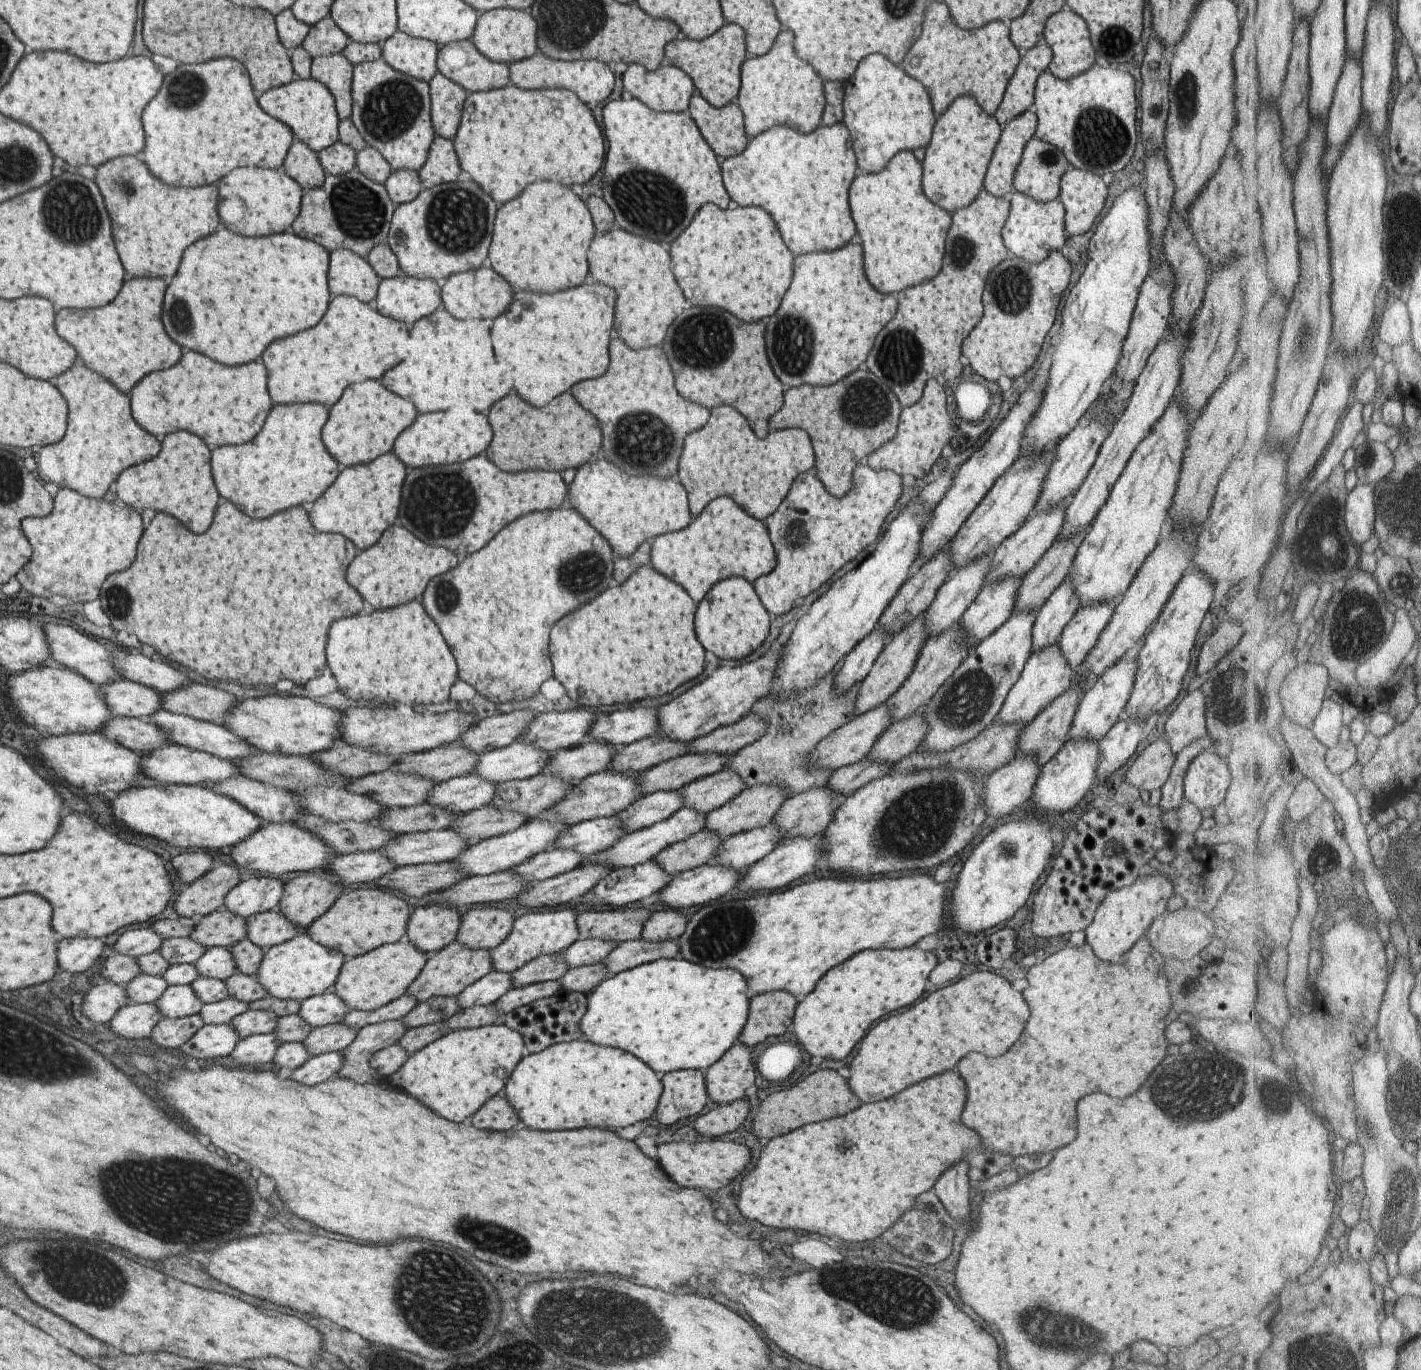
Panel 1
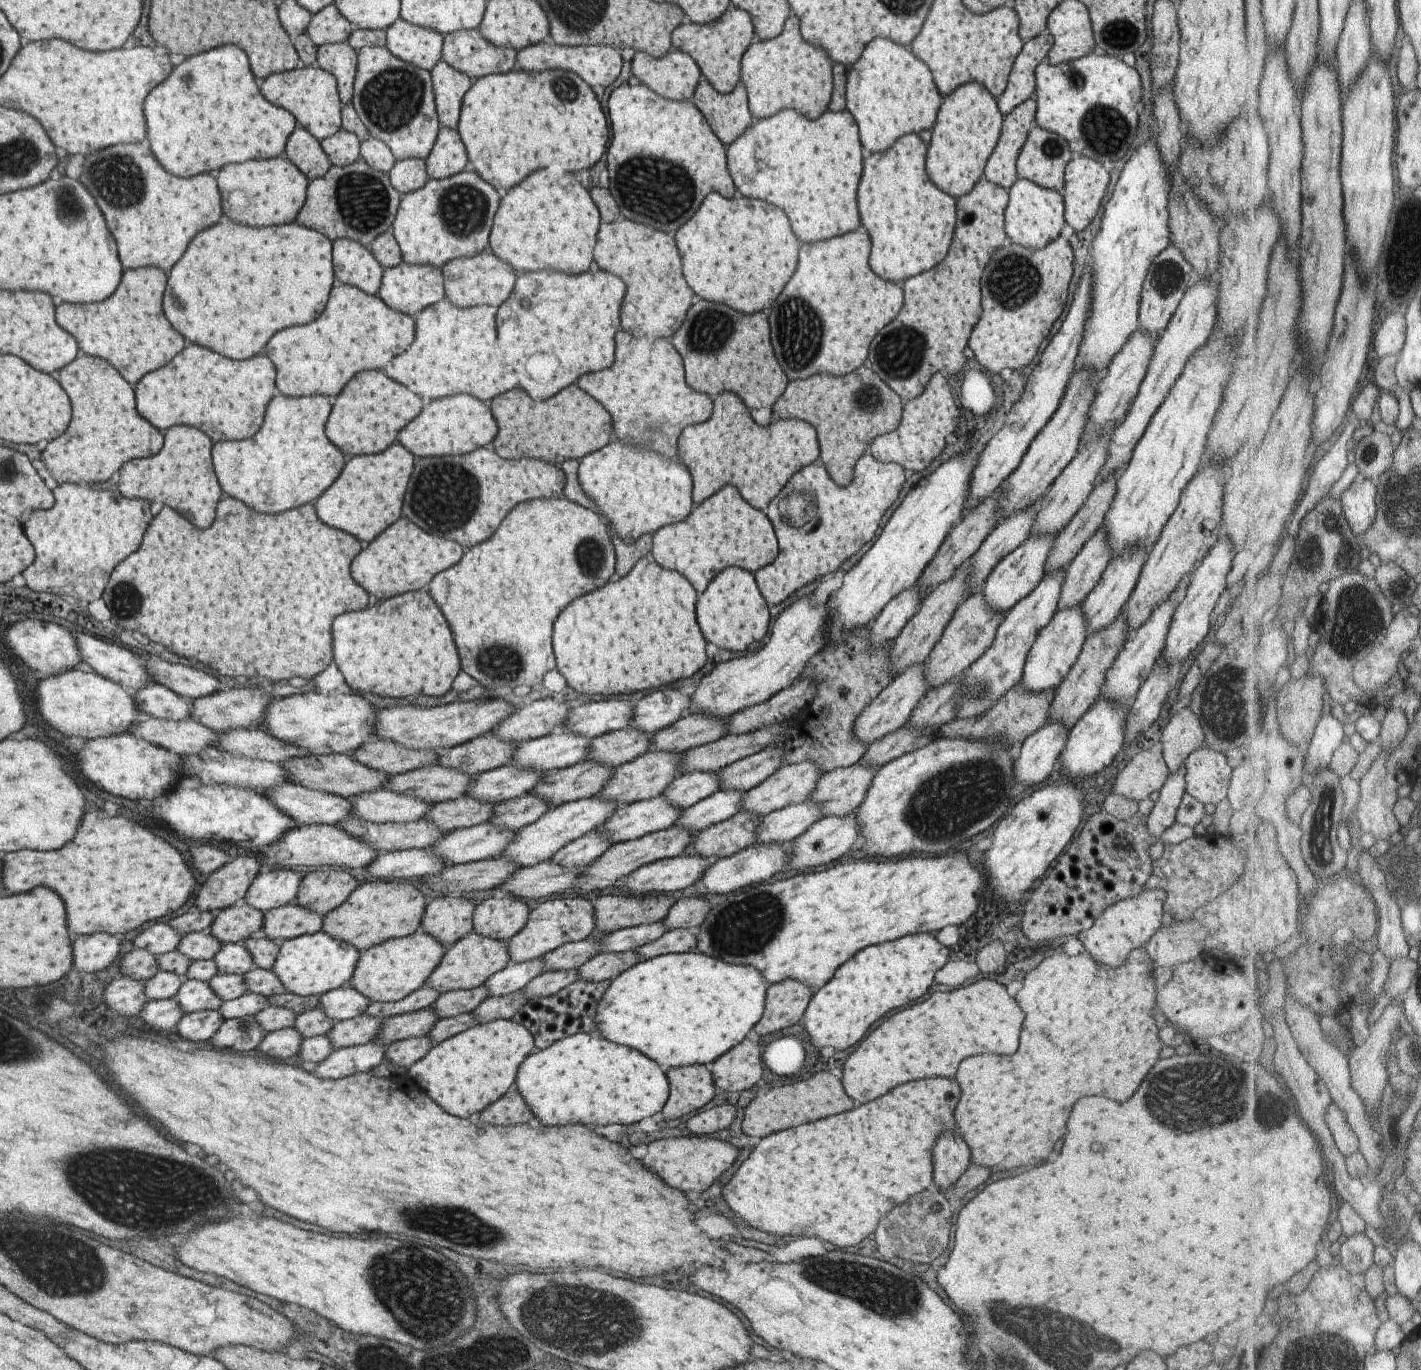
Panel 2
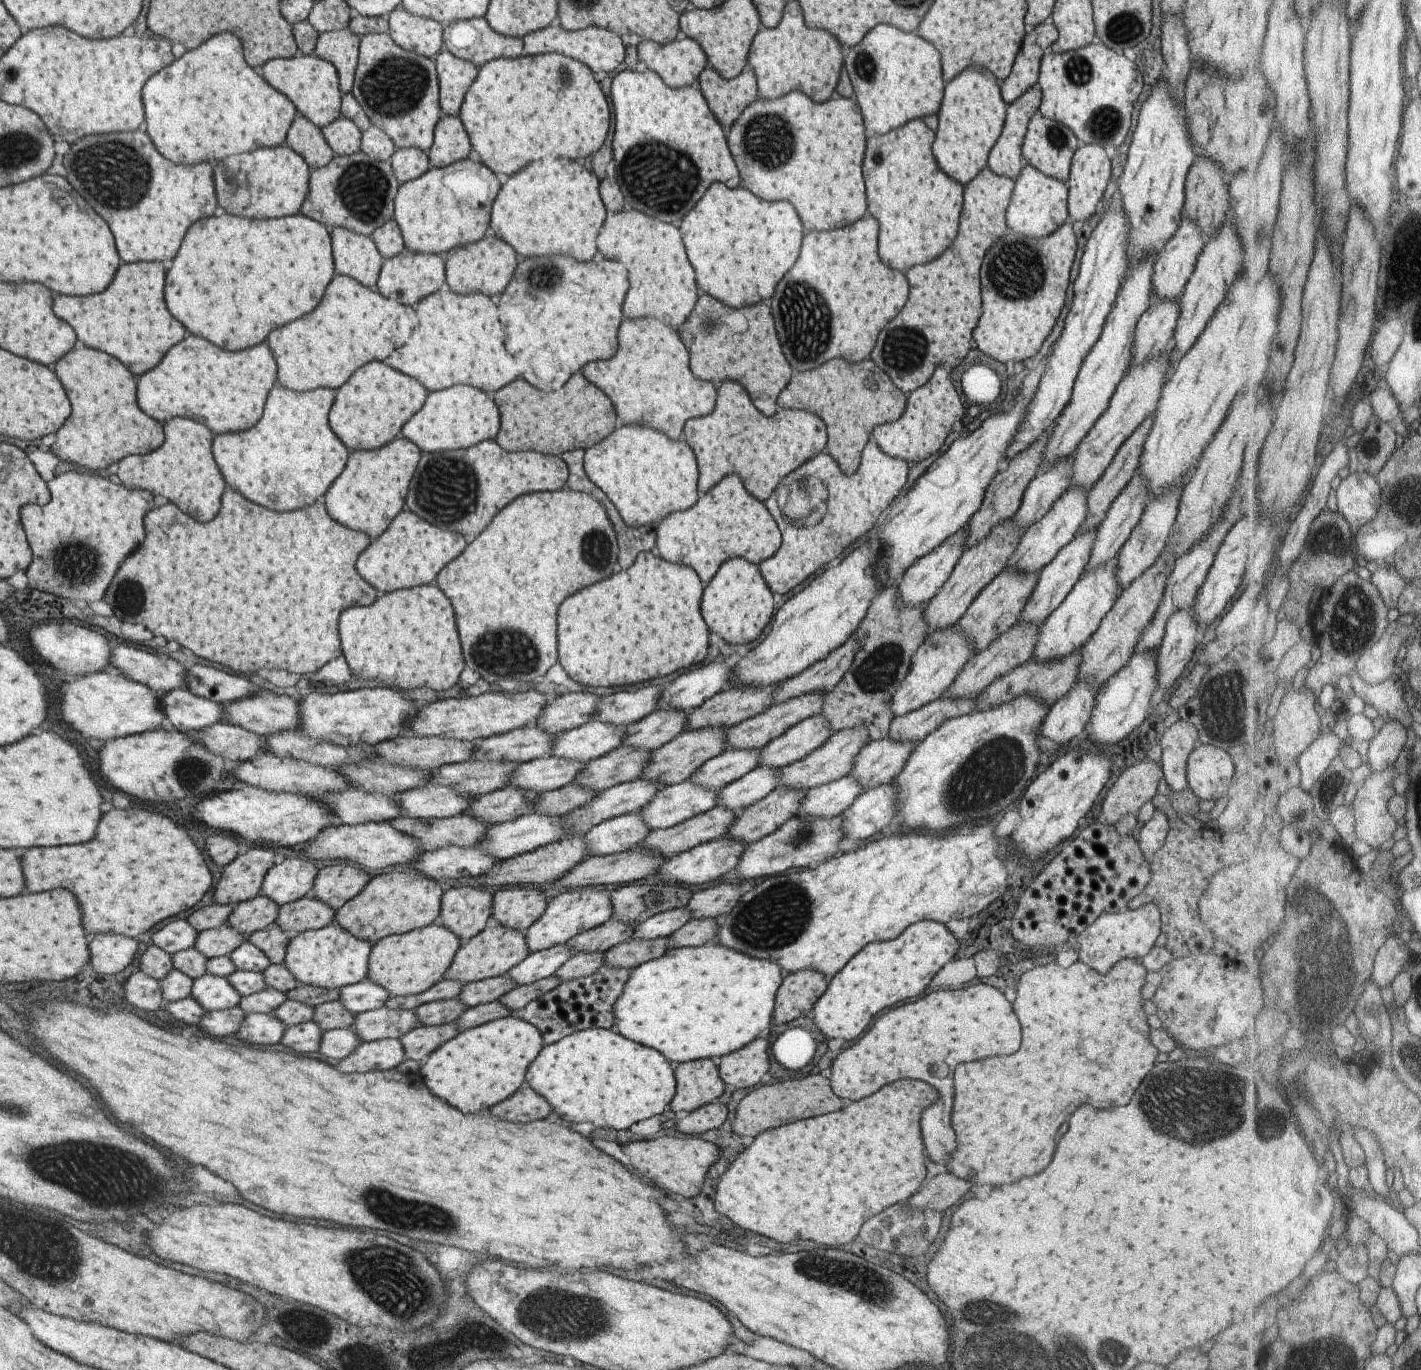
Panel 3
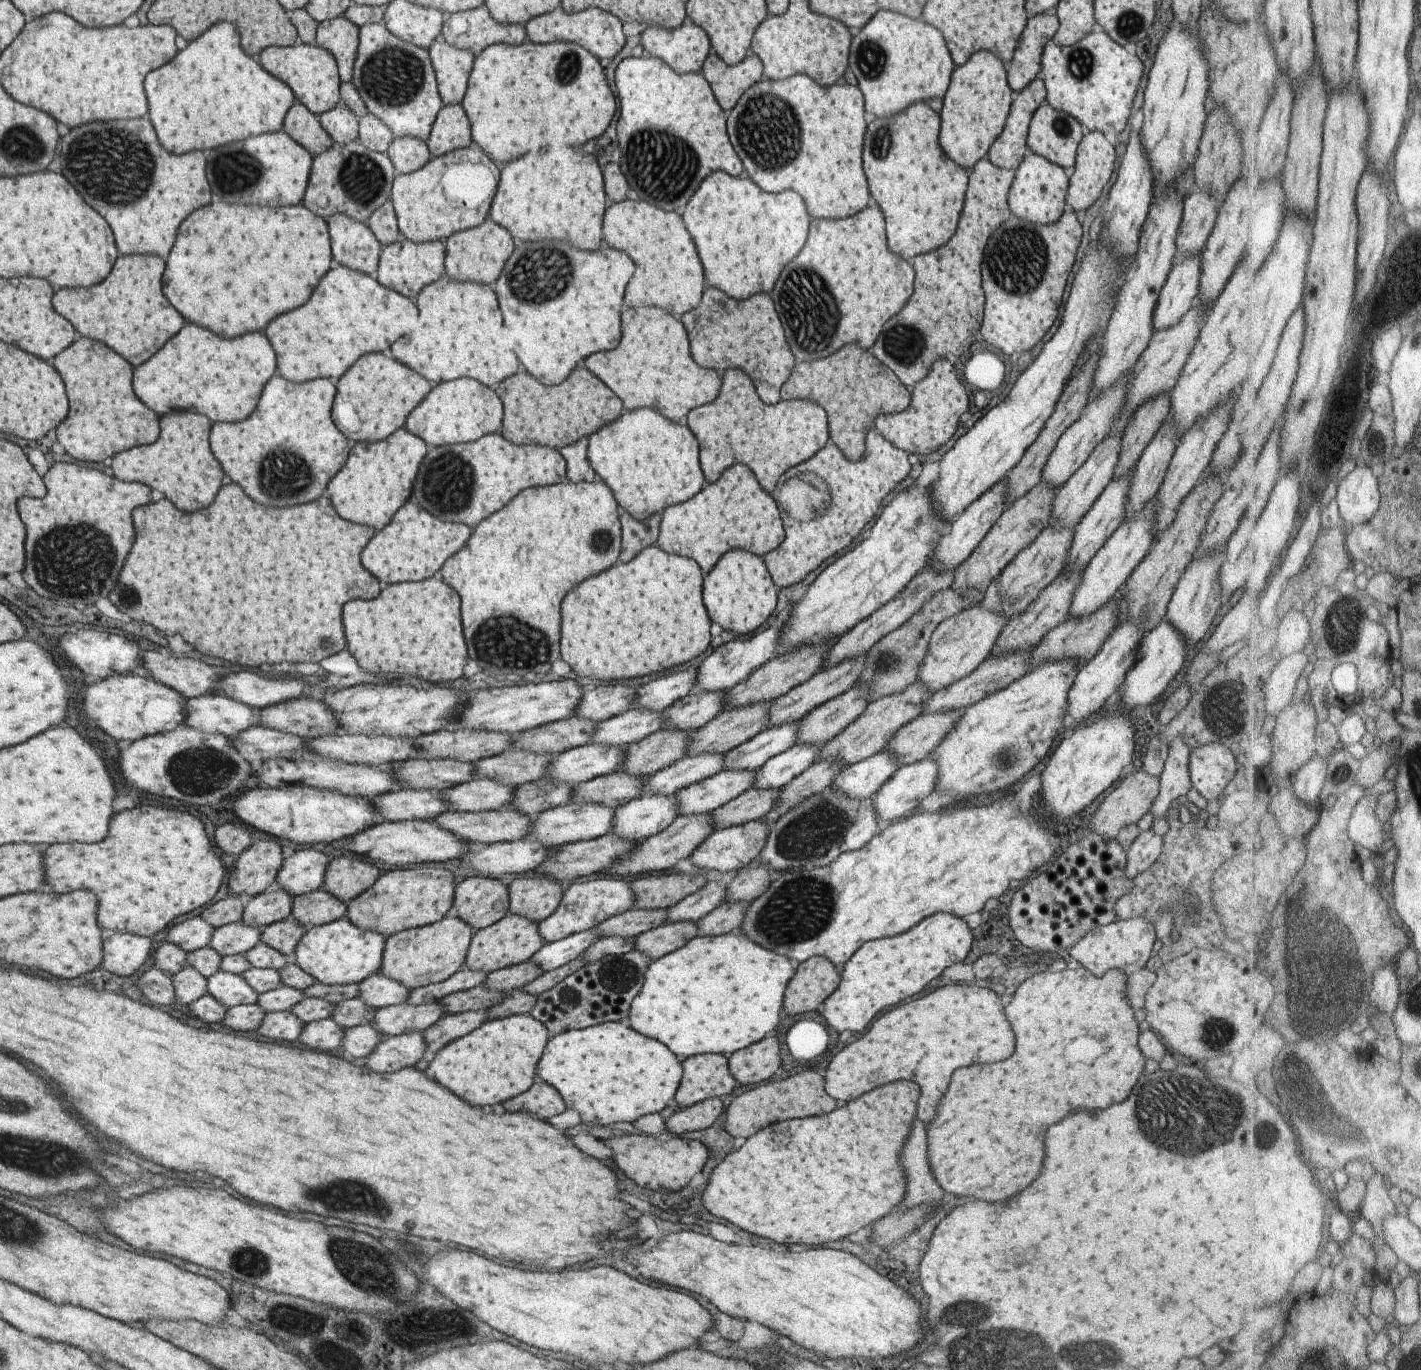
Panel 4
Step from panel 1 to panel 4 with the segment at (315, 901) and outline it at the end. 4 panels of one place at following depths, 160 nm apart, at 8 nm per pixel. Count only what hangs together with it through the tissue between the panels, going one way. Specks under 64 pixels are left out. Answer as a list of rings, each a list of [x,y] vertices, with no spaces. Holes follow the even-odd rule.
[[[343,852],[343,856],[334,856],[327,865],[326,874],[323,877],[322,886],[329,894],[333,894],[335,898],[343,902],[349,902],[357,897],[363,891],[370,888],[377,881],[377,870],[373,868],[373,864],[363,863],[359,860],[348,859]]]

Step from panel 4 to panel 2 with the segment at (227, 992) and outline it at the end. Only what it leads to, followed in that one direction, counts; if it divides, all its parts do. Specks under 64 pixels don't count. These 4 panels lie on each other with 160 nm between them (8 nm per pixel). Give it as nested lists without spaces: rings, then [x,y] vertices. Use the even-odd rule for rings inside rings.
[[[193,979],[183,981],[172,999],[178,1004],[179,1010],[183,1014],[204,1010],[215,1011],[223,1002],[211,992],[207,983]]]

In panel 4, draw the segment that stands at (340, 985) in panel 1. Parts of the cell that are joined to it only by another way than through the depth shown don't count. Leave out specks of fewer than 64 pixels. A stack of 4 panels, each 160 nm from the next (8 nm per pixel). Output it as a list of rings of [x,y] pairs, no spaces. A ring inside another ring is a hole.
[[[457,916],[443,917],[428,925],[393,933],[386,937],[379,973],[383,974],[385,978],[401,982],[409,990],[441,982],[463,968],[465,954],[467,954],[473,933],[474,930],[471,926],[465,924],[463,920],[459,920]]]

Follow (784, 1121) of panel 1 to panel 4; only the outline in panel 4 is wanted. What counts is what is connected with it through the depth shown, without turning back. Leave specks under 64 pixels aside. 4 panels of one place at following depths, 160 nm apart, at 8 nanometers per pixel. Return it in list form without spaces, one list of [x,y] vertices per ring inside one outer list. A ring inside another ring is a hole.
[[[805,1070],[789,1078],[776,1076],[772,1082],[739,1094],[728,1105],[722,1126],[731,1136],[746,1139],[771,1123],[825,1114],[837,1108],[837,1104],[838,1102],[825,1092],[824,1078],[813,1070]]]

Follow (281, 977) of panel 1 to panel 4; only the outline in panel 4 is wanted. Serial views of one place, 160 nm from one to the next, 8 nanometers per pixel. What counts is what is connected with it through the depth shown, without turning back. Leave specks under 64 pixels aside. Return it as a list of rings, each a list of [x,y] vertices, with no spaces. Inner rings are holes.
[[[341,917],[327,924],[305,929],[291,956],[291,960],[315,981],[327,985],[356,984],[371,974],[379,973],[386,938],[375,931],[362,930]]]

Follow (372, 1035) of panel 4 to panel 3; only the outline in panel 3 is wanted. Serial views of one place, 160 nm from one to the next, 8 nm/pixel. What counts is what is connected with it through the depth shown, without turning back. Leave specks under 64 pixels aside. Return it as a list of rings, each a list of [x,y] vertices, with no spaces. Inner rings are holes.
[[[351,1028],[329,1029],[321,1034],[316,1050],[317,1058],[344,1059],[360,1042]]]

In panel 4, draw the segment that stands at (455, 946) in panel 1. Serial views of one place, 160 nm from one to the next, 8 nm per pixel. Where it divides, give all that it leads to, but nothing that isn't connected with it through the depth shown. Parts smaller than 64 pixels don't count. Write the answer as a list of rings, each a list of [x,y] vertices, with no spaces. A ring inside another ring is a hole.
[[[507,912],[503,918],[492,925],[474,931],[467,954],[465,954],[463,968],[481,970],[488,974],[495,969],[526,962],[544,944],[545,940],[537,932],[537,922],[531,922],[523,916]]]

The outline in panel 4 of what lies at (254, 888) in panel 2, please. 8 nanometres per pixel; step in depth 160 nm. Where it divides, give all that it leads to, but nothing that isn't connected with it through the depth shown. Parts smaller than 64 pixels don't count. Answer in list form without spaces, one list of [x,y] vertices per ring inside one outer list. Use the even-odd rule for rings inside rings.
[[[315,849],[294,851],[283,860],[274,886],[289,892],[292,898],[319,889],[329,864],[330,859]]]

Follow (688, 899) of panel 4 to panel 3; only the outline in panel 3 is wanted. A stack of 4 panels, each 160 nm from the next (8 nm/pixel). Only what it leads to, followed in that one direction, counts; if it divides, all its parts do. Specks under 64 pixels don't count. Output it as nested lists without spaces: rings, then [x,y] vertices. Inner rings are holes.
[[[685,908],[663,911],[636,923],[629,939],[653,940],[668,937],[689,920],[690,914]]]

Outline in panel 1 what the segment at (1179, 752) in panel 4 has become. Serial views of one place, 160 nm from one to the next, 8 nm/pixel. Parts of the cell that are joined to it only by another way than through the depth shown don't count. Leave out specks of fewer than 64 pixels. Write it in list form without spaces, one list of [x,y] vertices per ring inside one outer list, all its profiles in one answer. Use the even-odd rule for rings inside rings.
[[[1200,688],[1187,691],[1165,721],[1163,736],[1167,738],[1174,756],[1191,741],[1207,734],[1204,700]]]

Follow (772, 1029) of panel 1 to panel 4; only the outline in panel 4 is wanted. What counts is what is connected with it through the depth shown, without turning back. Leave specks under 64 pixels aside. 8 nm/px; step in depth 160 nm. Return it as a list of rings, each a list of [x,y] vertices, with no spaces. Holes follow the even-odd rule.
[[[811,957],[796,964],[783,991],[783,1015],[813,1012],[835,990],[838,982],[839,969],[826,958]]]

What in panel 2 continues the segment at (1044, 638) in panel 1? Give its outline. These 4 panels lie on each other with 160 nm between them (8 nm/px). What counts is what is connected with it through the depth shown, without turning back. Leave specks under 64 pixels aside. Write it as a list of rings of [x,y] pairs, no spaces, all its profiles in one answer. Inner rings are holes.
[[[1099,528],[1065,566],[1055,612],[1077,607],[1099,580],[1109,558],[1108,544]]]

